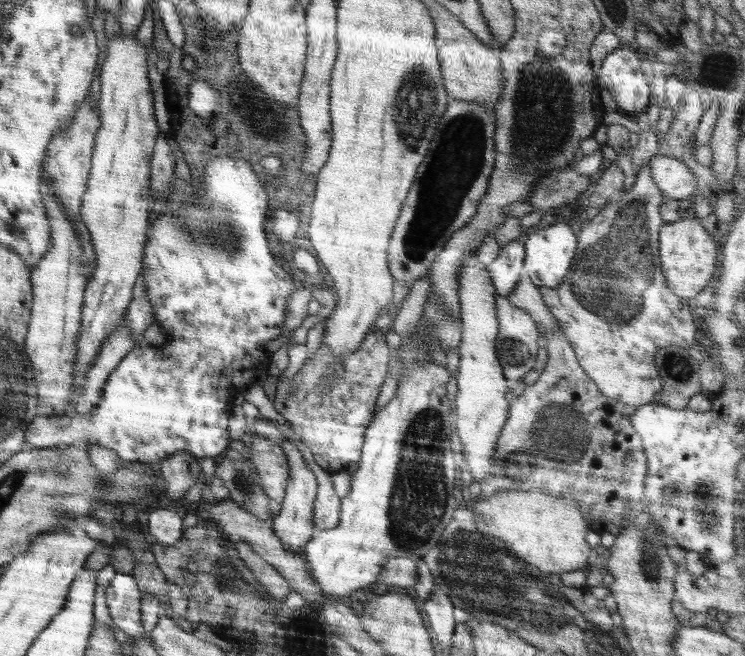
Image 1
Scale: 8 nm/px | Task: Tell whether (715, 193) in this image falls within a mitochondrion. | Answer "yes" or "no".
no

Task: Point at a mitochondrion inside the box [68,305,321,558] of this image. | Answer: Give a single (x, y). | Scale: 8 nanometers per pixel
(243, 483)

